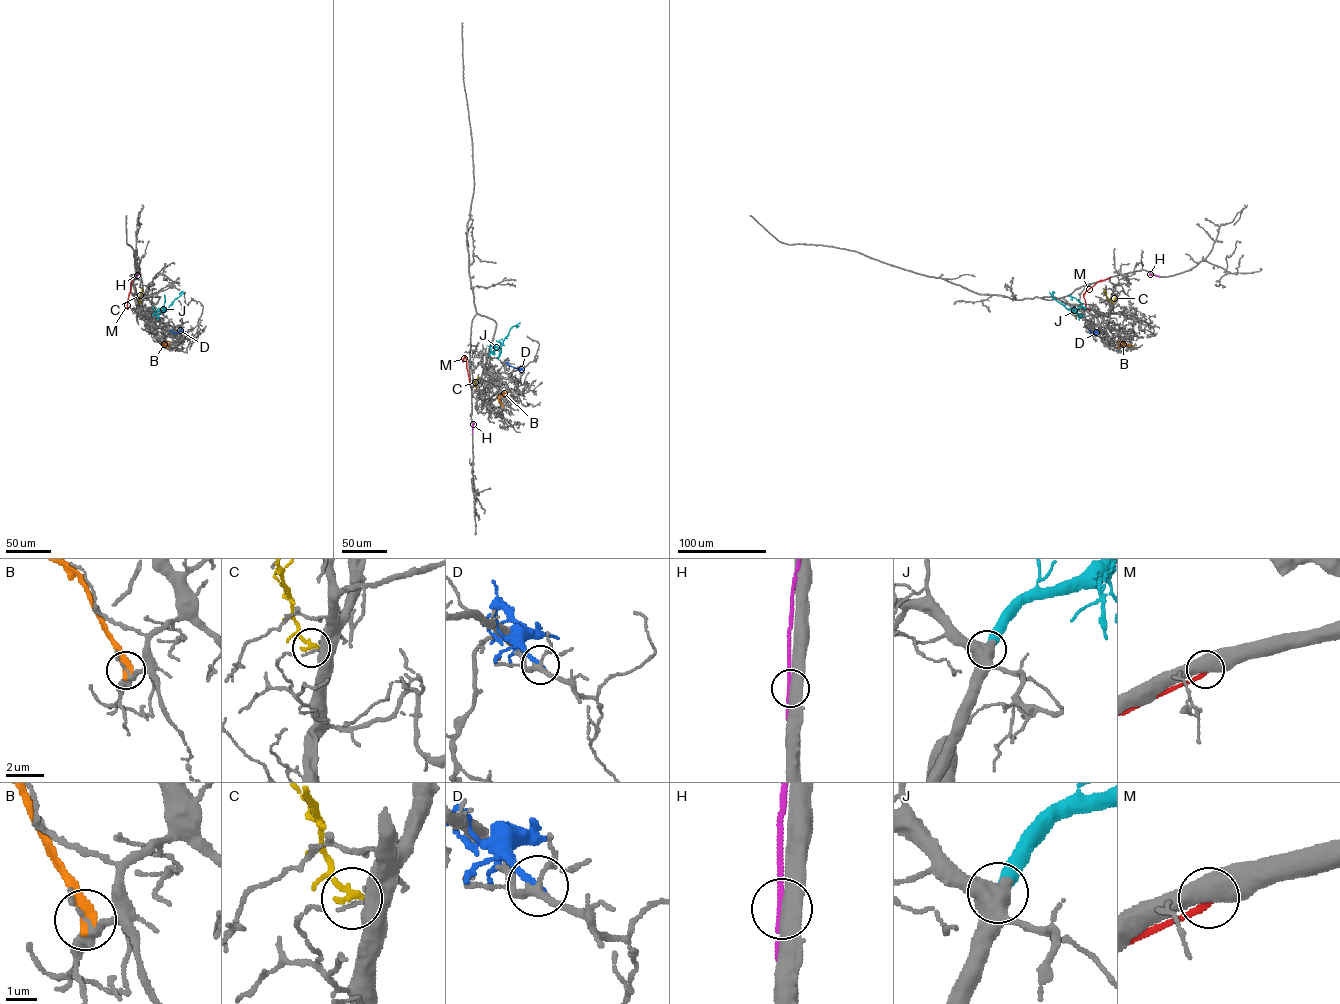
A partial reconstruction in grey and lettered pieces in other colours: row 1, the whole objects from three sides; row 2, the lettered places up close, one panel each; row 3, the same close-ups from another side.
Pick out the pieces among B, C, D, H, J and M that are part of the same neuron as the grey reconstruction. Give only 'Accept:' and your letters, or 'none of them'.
Accept: J

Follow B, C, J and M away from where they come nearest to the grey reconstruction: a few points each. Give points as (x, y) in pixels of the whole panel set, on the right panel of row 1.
B: (1133, 346), (1118, 342)
C: (1112, 303), (1104, 289)
J: (1082, 315), (1054, 298), (1053, 291)
M: (1110, 277), (1097, 281), (1084, 293), (1086, 307), (1089, 309)

